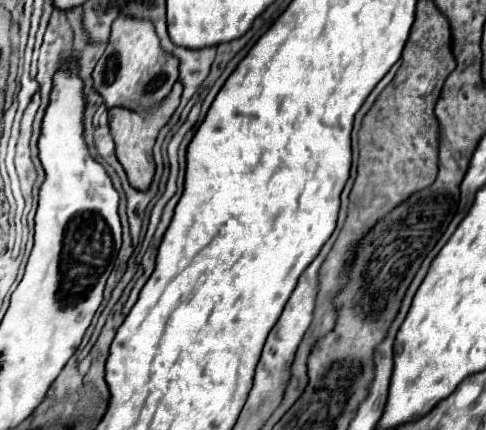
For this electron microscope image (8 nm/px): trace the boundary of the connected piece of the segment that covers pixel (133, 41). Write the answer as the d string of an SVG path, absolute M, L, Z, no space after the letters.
M116 18L112 24L108 46L98 60L94 72L94 90L104 98L106 108L122 106L134 112L144 112L172 90L178 80L178 60L160 48L150 22L136 22L134 18Z

